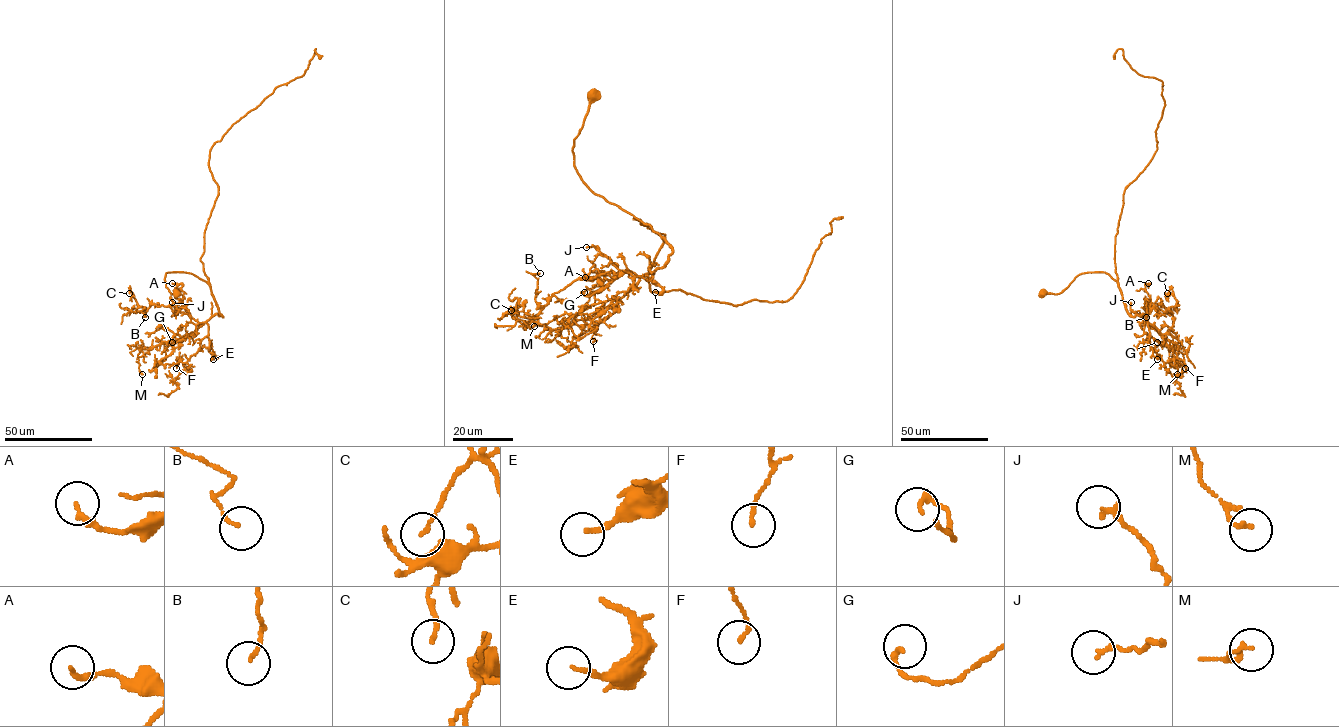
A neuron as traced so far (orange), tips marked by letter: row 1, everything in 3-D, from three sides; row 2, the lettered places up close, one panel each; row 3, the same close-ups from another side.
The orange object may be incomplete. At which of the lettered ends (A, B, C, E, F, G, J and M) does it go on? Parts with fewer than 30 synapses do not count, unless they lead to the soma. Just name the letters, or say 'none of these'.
none of these

